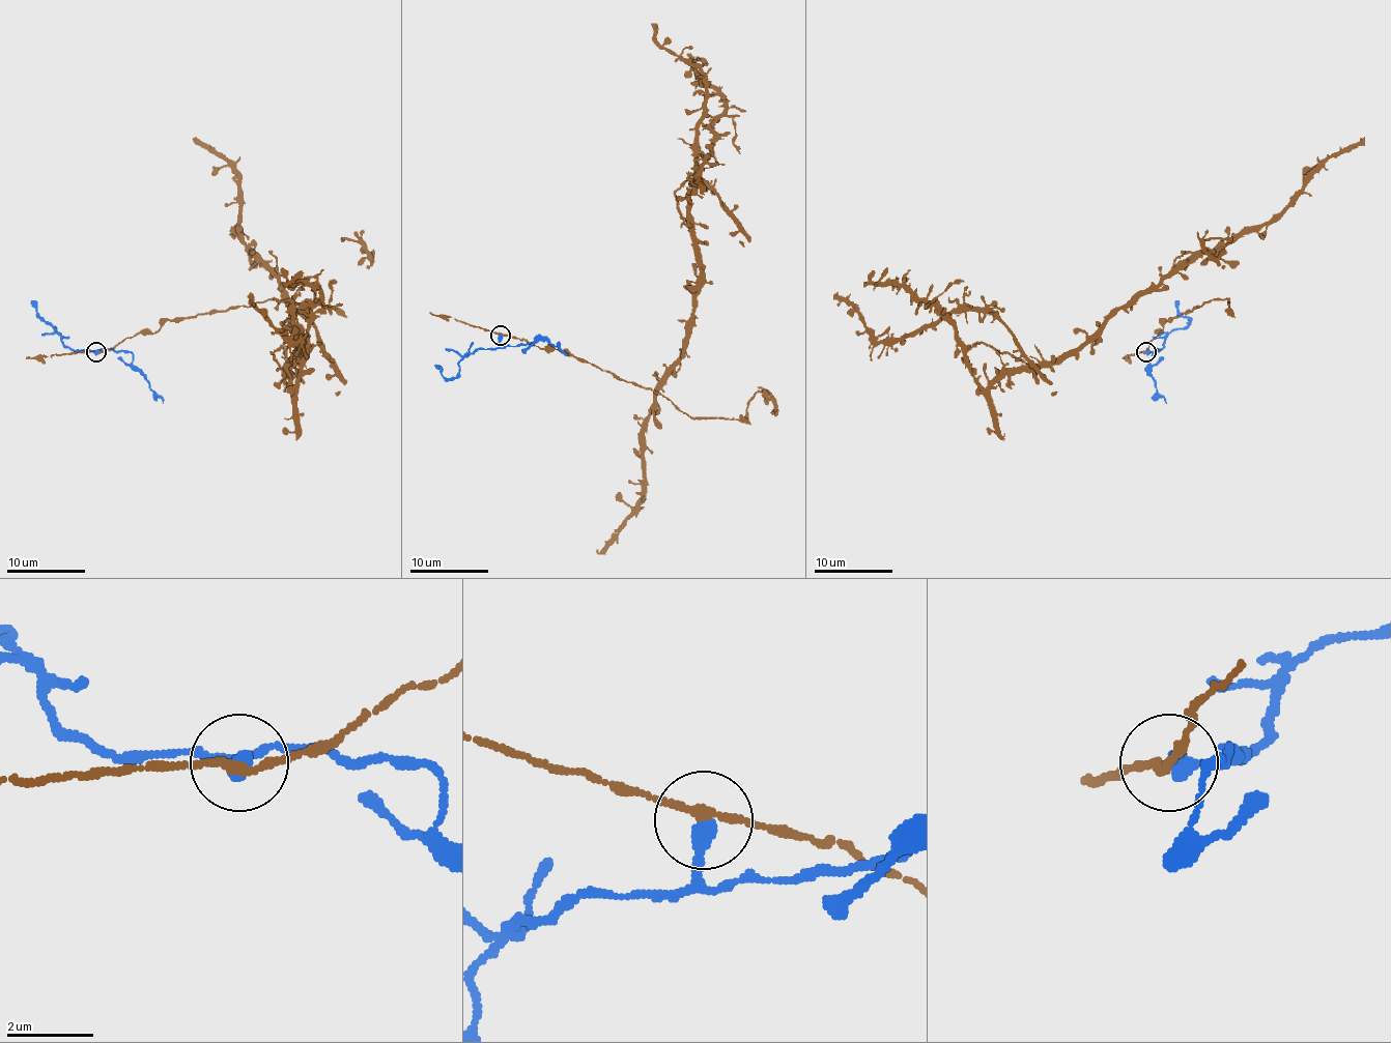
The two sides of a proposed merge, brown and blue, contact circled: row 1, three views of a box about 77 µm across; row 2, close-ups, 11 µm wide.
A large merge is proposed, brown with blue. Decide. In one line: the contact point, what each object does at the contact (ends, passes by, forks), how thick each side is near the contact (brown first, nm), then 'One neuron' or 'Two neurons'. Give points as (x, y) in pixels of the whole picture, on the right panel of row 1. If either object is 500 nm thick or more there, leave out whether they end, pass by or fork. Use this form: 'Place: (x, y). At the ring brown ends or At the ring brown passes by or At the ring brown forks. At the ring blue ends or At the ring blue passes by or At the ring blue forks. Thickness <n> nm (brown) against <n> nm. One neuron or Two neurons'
Place: (1145, 351). At the ring brown passes by. At the ring blue ends. Thickness 190 nm (brown) against 400 nm. Two neurons

